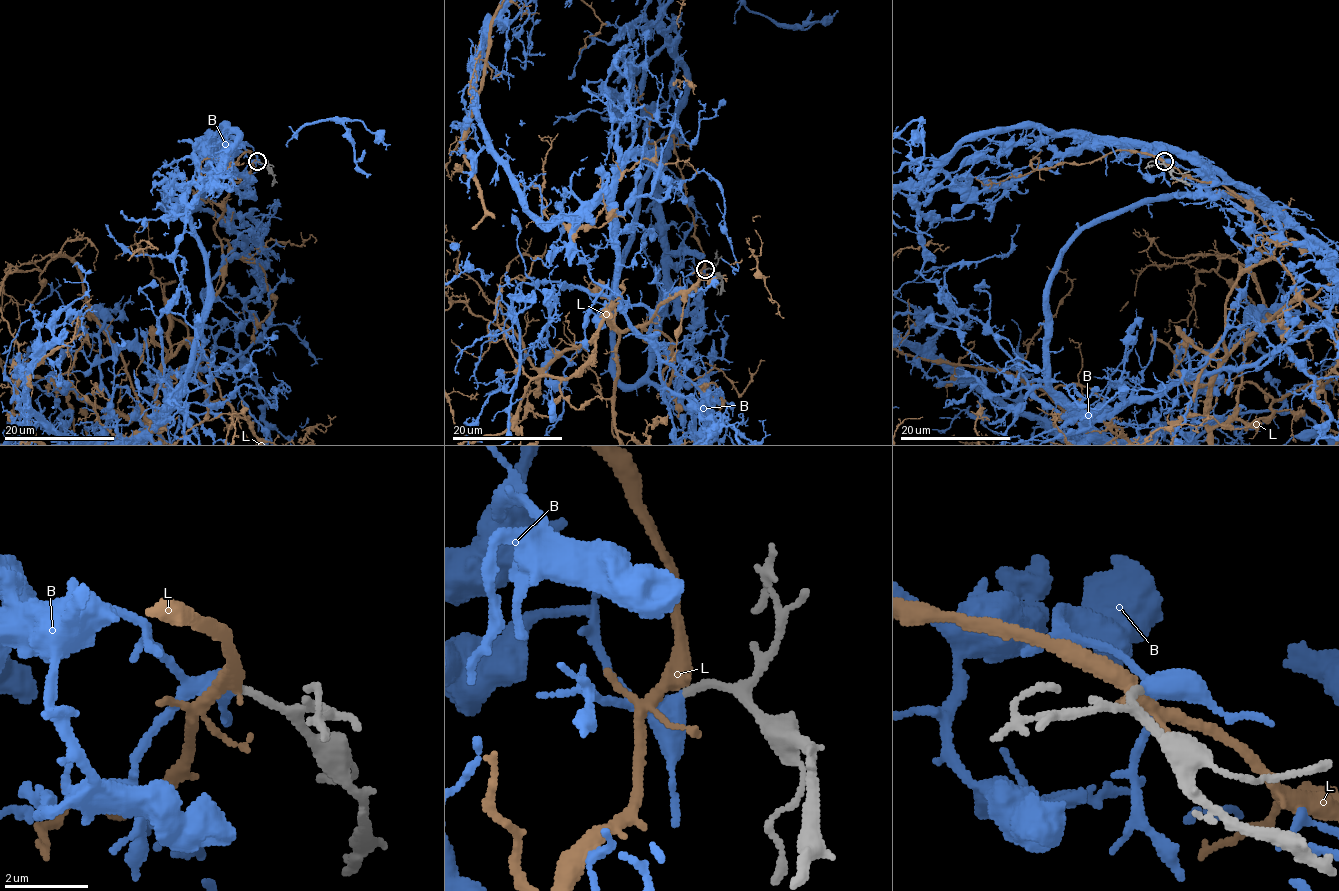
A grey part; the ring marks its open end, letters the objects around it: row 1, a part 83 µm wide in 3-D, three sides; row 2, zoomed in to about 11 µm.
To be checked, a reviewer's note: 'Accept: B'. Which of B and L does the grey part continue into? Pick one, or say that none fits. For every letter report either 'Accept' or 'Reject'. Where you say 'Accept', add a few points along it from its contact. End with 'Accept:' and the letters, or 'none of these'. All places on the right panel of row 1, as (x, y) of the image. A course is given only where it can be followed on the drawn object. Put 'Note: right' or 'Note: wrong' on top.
Note: right
B: Accept
L: Reject
Accept: B

